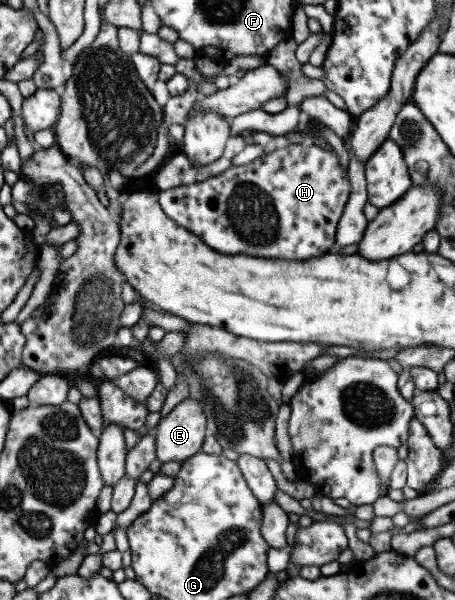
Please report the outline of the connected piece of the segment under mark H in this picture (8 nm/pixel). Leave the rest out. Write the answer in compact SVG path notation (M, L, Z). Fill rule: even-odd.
M302 142L261 154L249 164L231 165L221 174L201 182L175 186L156 195L159 207L167 217L197 235L214 251L305 261L335 249L335 229L347 203L350 188L347 174L339 166L339 156L332 147L324 149L313 143Z

